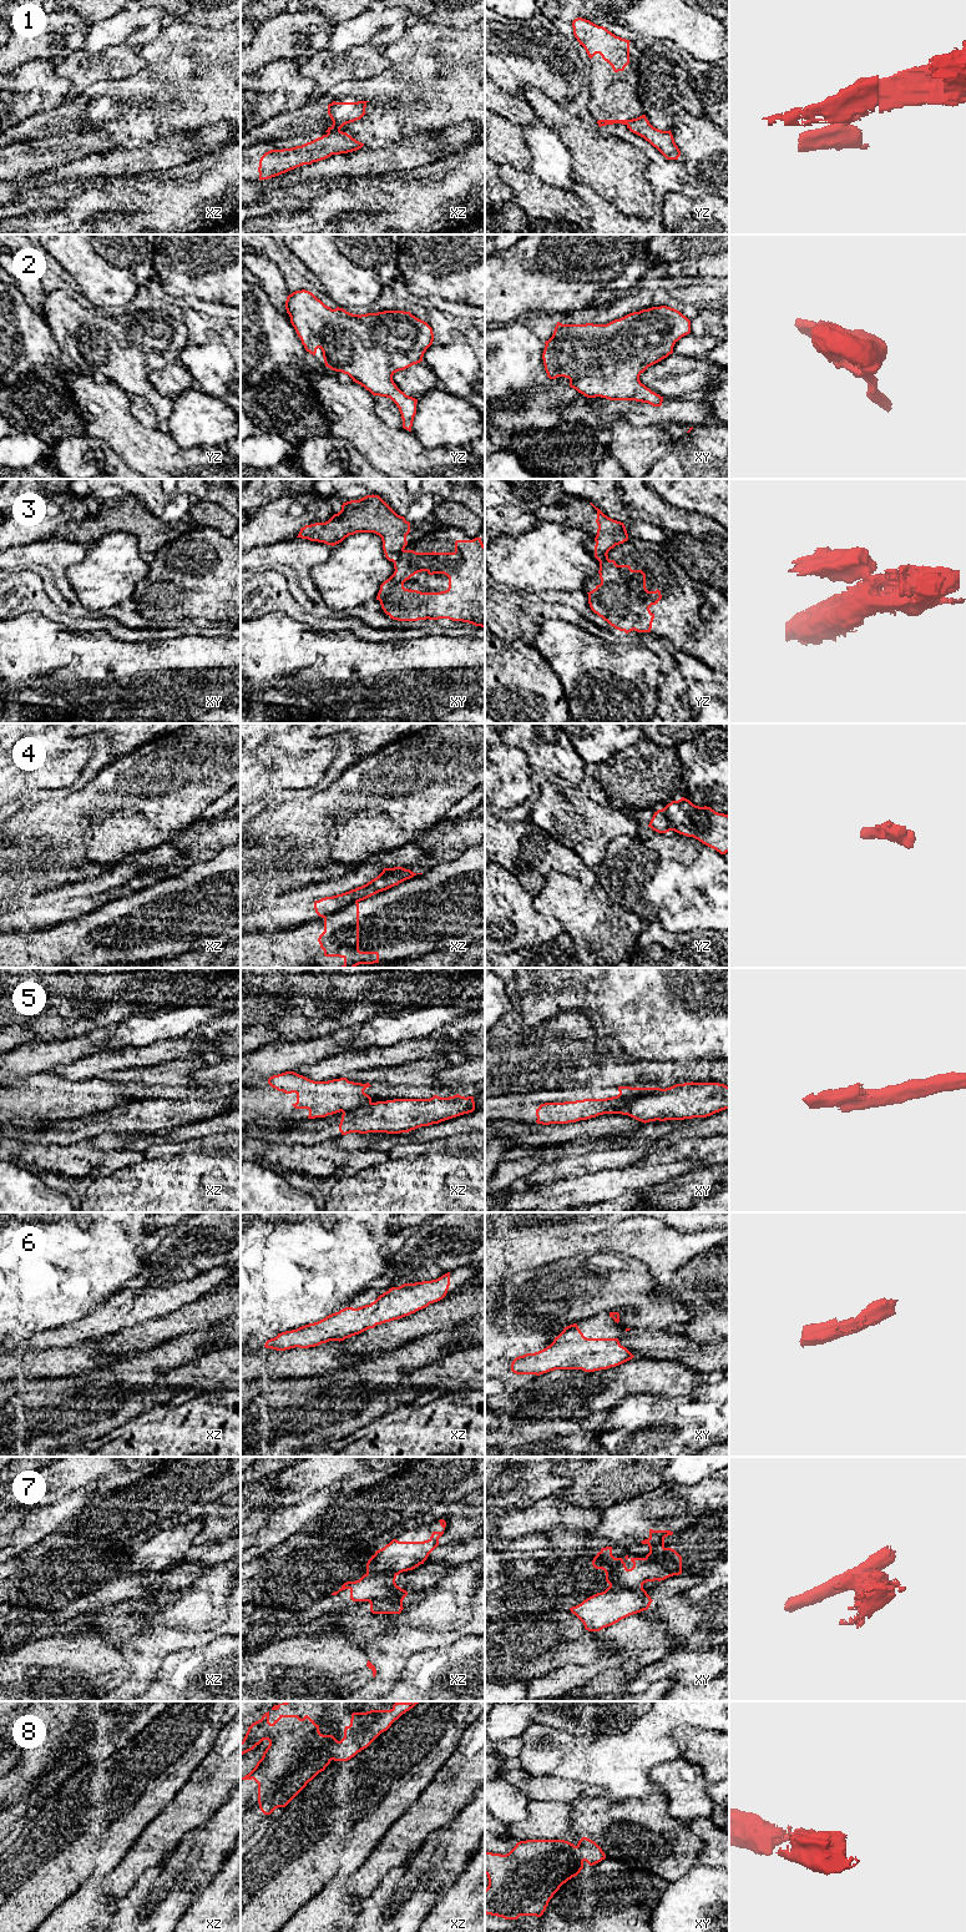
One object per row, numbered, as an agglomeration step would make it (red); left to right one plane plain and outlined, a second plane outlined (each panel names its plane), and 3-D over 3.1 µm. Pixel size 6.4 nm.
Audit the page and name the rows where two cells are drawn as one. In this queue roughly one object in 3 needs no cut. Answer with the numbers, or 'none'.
1, 3, 4, 5, 7

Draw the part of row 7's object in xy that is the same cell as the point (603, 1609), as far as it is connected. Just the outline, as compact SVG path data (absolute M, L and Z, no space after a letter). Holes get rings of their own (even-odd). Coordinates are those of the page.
M607 1589L570 1608L588 1631L600 1631L619 1620L647 1610L653 1600L643 1589Z

